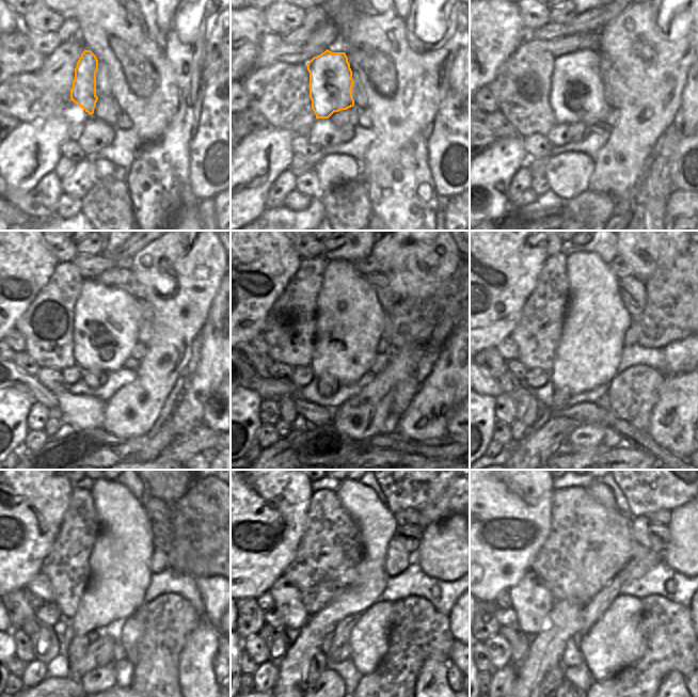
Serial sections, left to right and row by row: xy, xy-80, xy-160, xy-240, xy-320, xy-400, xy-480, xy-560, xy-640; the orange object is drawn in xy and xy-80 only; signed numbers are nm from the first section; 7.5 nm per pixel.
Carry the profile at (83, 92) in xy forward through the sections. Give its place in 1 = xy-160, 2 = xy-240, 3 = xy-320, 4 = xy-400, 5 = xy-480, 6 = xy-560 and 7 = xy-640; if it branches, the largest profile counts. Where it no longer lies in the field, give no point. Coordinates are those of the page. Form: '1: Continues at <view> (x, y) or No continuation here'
1: Continues at xy-160 (576, 95)
2: Continues at xy-240 (106, 331)
3: Continues at xy-320 (350, 321)
4: Continues at xy-400 (589, 351)
5: Continues at xy-480 (120, 574)
6: Continues at xy-560 (377, 524)
7: Continues at xy-640 (602, 493).

